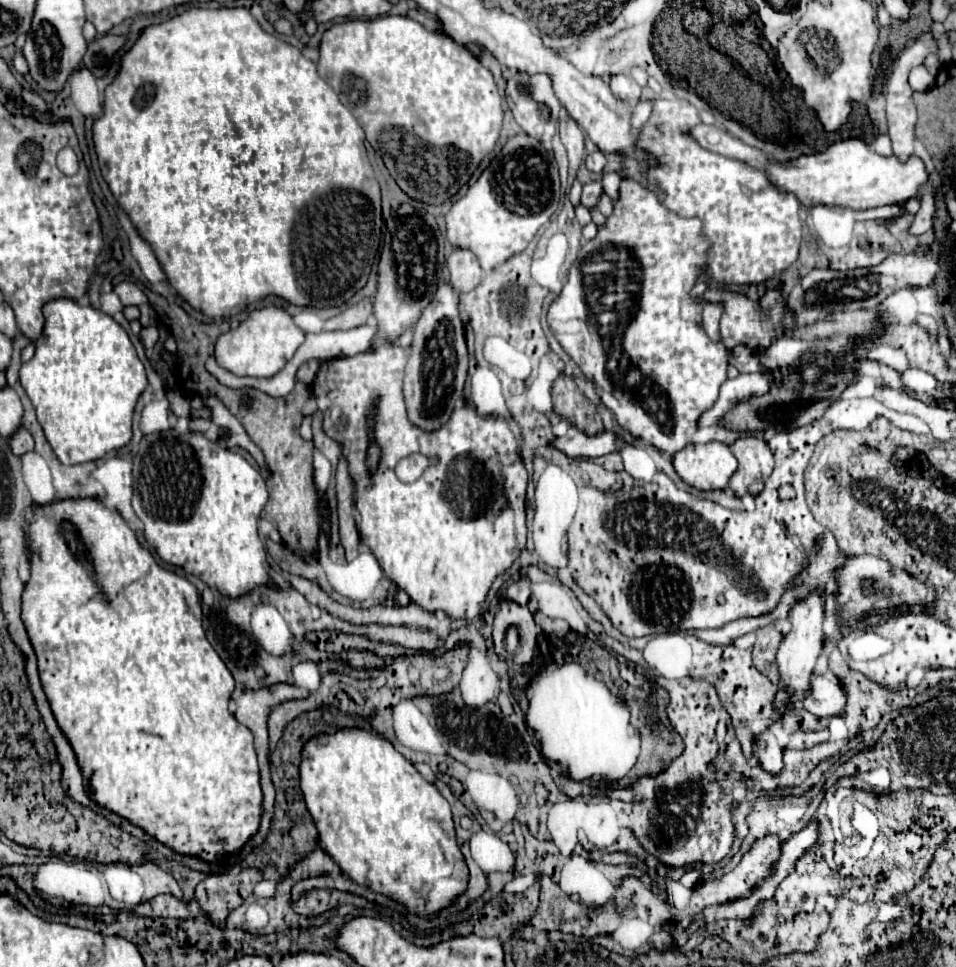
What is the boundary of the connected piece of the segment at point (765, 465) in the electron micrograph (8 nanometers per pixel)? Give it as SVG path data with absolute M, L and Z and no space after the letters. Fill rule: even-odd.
M744 436L738 438L730 448L738 458L738 470L730 478L728 486L734 490L736 496L756 496L764 488L764 480L770 476L774 462L766 440L756 436Z

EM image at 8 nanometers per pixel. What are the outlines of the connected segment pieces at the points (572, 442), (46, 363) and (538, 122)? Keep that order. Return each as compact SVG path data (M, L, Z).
M570 426L566 436L554 440L554 446L560 452L568 454L570 458L594 458L594 456L606 456L610 452L620 450L624 442L618 442L612 430L604 430L600 434L588 436L576 426Z
M70 298L50 300L42 308L44 330L34 342L34 358L20 368L20 382L36 410L38 422L62 464L98 460L110 450L126 446L132 438L132 412L138 396L146 388L146 372L126 330L102 310L82 306Z
M516 72L510 80L508 80L508 88L506 88L506 100L508 106L512 108L514 120L520 124L520 128L538 140L550 140L558 128L558 114L560 114L560 102L556 100L554 92L552 92L552 84L548 74L536 74L536 76L528 76L528 74L520 74Z

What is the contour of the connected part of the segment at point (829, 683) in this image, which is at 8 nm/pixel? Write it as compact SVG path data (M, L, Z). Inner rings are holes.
M814 676L810 694L802 700L802 706L816 716L838 716L844 708L844 692L832 676Z

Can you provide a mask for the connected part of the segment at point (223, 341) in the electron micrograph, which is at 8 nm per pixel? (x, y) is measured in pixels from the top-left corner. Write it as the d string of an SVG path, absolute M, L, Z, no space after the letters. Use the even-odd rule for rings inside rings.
M270 304L266 308L252 310L236 330L222 334L216 342L214 358L220 368L232 372L234 376L270 378L284 368L302 342L304 332L294 324L294 318L284 308Z

